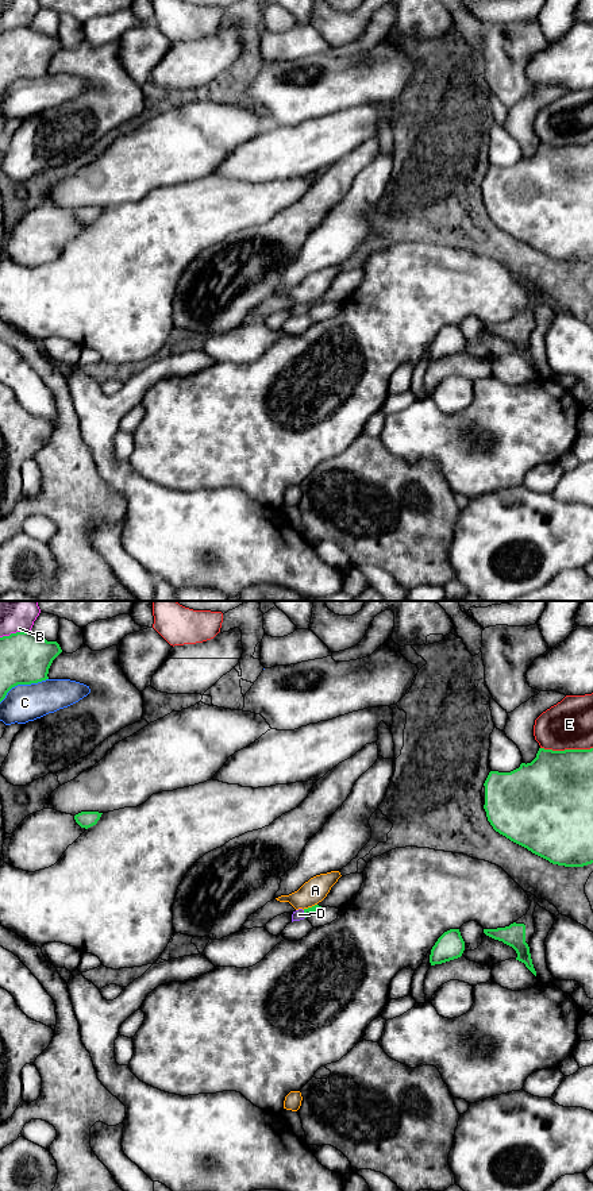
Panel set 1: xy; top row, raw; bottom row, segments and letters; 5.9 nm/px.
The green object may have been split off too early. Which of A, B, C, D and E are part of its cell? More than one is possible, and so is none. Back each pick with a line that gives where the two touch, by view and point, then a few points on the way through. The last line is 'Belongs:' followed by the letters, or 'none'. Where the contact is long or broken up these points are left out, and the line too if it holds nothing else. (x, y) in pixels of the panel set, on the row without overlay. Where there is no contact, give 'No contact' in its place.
D: Touches green at xy (304, 308). Path across: xy (316, 303), (304, 308), (299, 309)
Belongs: D

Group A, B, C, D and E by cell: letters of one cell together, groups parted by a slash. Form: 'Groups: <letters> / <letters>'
Groups: A / B / C / D / E

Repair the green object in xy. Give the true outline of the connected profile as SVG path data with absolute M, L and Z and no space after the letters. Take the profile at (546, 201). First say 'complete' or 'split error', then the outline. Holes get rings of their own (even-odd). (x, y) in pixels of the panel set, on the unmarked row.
complete; M539 143L531 158L511 167L490 166L484 181L484 204L496 227L552 259L593 258L593 143Z

